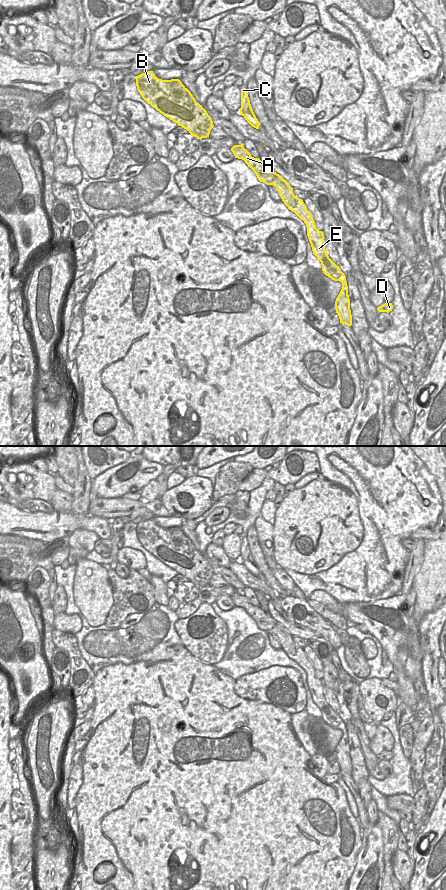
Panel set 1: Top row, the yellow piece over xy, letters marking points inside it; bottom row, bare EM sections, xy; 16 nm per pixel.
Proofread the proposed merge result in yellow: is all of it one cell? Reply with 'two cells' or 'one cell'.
two cells

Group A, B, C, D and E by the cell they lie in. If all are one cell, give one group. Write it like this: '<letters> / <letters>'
A B E / C D

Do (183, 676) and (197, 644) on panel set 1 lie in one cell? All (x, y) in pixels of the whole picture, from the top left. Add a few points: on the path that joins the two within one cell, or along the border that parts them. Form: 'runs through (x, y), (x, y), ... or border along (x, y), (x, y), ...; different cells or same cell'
border along (181, 643), (196, 658), (210, 664); different cells

